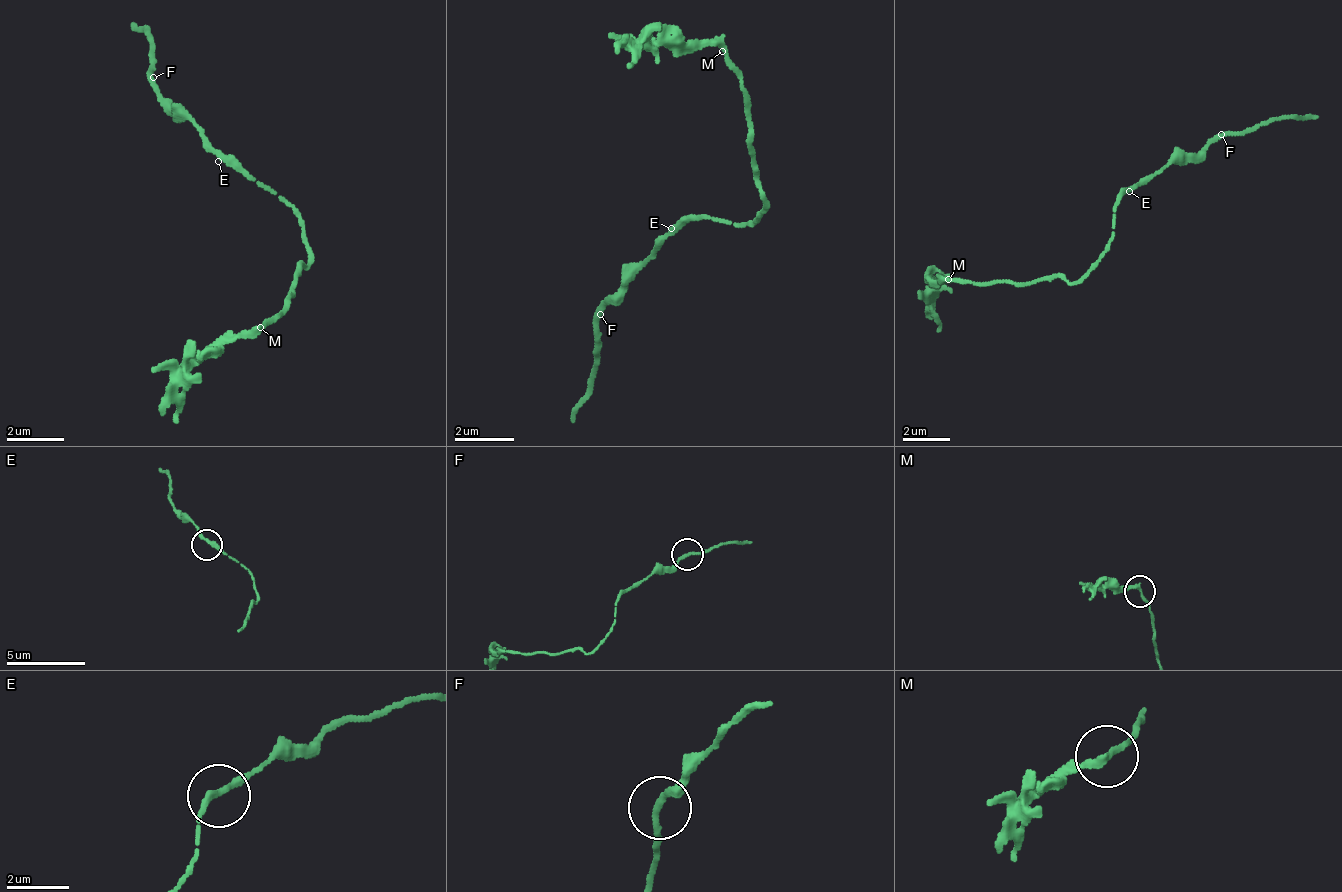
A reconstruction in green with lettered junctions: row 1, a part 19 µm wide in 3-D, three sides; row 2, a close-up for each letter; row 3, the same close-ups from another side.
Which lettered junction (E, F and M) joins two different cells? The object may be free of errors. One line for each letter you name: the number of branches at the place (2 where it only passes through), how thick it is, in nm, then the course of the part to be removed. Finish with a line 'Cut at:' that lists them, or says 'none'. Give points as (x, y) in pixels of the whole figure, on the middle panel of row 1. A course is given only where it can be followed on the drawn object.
M: Branches: 2. Thickness 200 nm. Course of the part to remove: (724, 53), (679, 47), (648, 36), (629, 62)
Cut at: M

